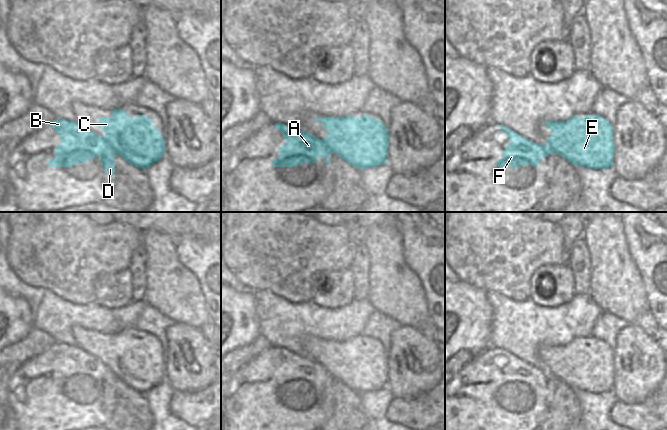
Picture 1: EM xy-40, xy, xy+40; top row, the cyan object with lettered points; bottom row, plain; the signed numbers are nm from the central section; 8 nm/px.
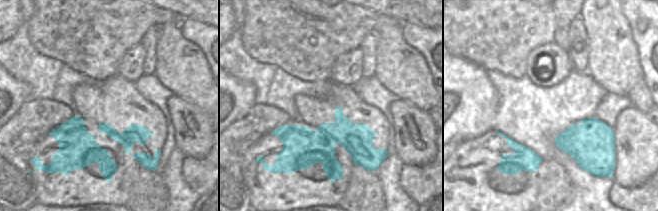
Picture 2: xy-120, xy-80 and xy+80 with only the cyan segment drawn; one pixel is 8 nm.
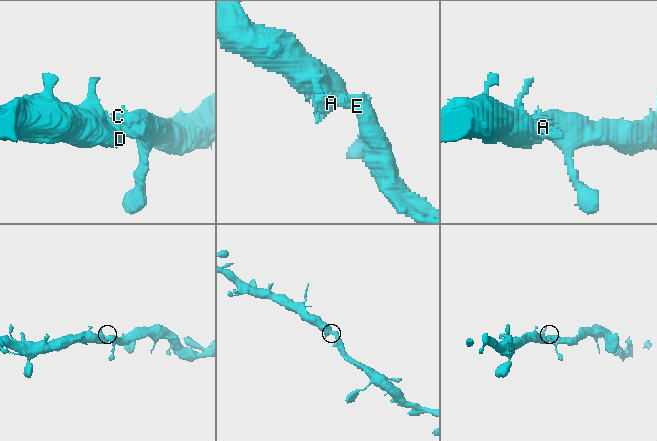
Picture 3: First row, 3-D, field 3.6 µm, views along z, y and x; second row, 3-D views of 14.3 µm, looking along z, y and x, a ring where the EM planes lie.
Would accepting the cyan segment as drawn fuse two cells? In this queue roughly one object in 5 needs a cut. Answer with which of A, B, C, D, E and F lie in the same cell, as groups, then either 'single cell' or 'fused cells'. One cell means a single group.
groups A B C D E F; single cell

